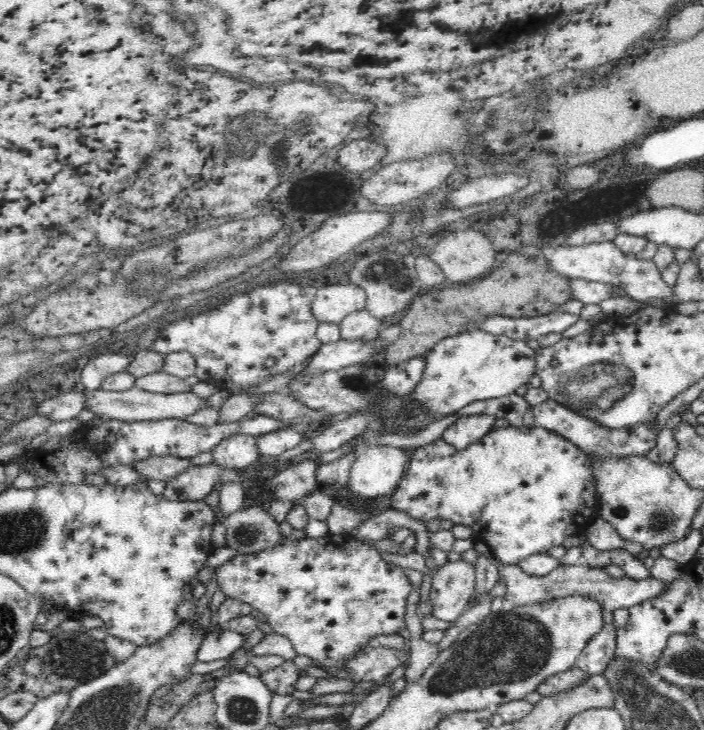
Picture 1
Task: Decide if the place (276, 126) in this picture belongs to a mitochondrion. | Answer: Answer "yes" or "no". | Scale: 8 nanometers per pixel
yes

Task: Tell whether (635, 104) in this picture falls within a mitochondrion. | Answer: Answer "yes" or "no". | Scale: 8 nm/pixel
no

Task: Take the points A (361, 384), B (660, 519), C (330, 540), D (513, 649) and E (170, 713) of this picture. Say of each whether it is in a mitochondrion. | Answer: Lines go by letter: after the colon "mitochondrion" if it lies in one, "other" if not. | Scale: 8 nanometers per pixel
A: mitochondrion
B: mitochondrion
C: other
D: mitochondrion
E: other

